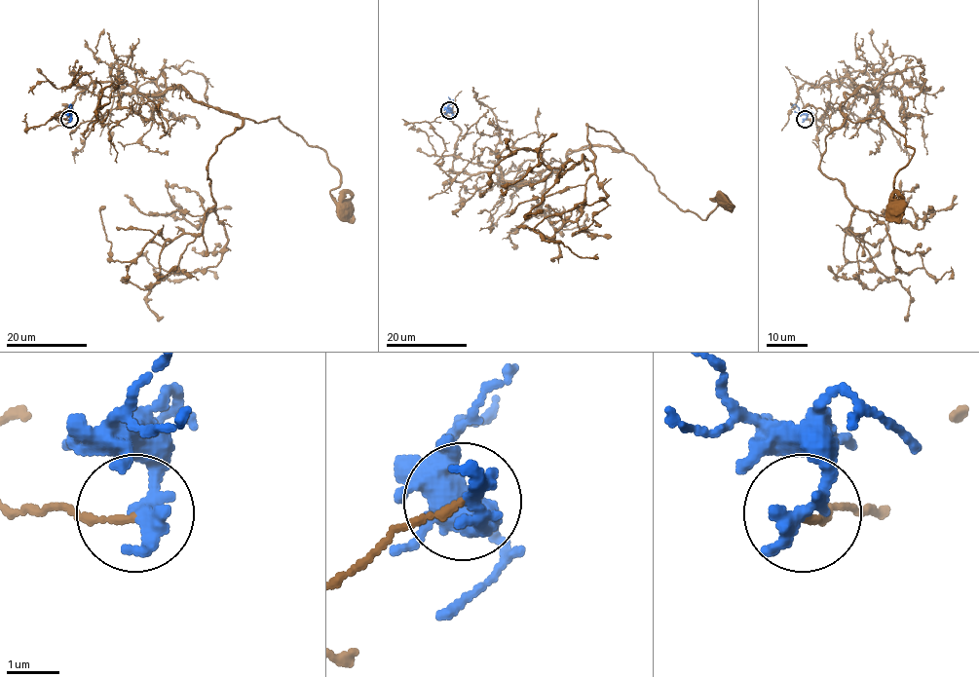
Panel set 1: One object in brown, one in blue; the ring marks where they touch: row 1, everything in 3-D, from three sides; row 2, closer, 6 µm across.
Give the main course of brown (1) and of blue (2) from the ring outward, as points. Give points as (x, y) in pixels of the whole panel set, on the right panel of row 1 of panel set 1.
1: (805, 119), (867, 119), (867, 81), (881, 83), (841, 111), (881, 117), (914, 150), (892, 208)
2: (805, 119), (806, 116), (796, 105), (791, 107)

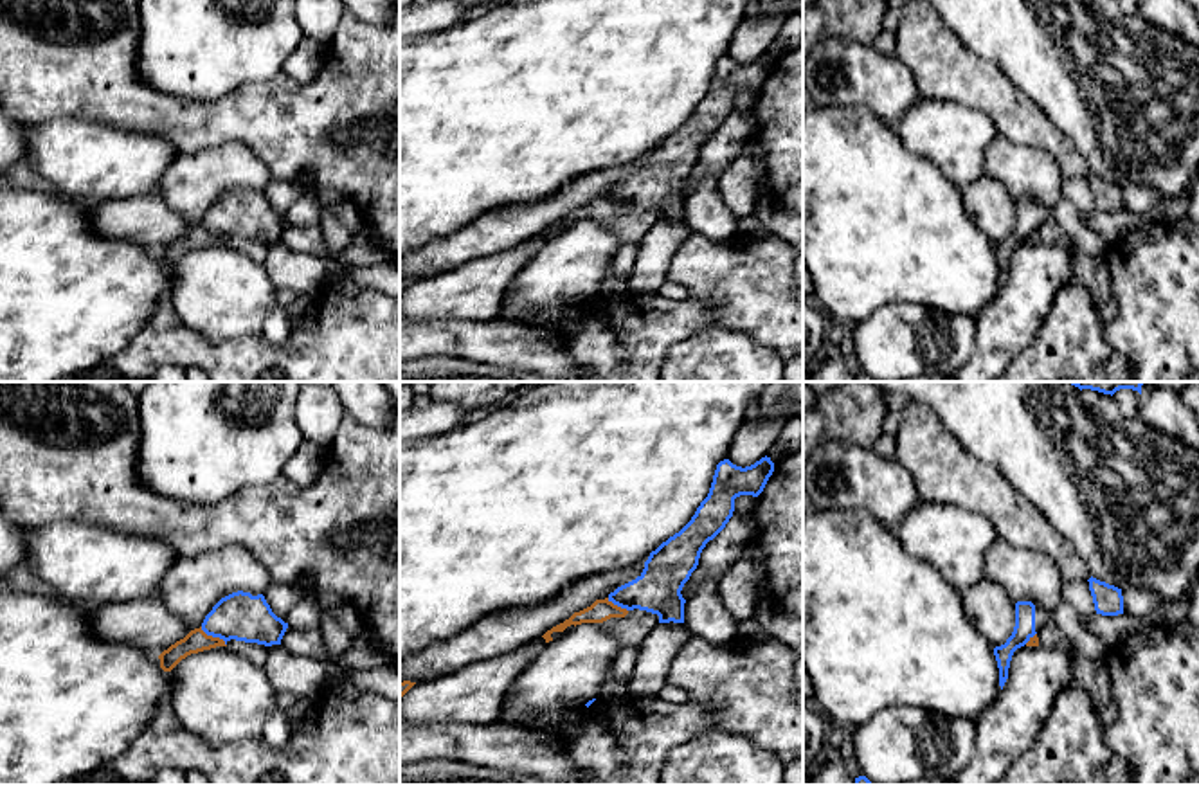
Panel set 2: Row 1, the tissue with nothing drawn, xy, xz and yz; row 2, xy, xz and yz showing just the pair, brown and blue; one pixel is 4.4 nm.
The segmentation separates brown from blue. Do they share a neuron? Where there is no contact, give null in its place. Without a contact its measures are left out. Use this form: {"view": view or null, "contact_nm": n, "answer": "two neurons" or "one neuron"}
{"view": "xy", "contact_nm": 150, "answer": "two neurons"}

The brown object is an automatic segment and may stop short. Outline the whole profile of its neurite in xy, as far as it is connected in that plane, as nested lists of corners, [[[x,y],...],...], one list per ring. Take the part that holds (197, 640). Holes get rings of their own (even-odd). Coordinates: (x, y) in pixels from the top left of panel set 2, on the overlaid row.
[[[202,627],[191,630],[184,639],[171,645],[167,650],[164,650],[160,659],[160,668],[164,672],[171,672],[182,659],[185,659],[191,654],[198,654],[203,650],[211,650],[216,646],[227,646],[223,639],[207,636]]]

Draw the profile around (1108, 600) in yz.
[[[1089,578],[1089,591],[1093,596],[1095,610],[1102,616],[1118,616],[1123,614],[1123,596],[1122,589],[1100,582],[1096,578]]]

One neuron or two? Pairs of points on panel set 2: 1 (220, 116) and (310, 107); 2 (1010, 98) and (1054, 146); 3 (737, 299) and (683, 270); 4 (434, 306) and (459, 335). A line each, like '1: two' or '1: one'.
1: one
2: one
3: one
4: two

